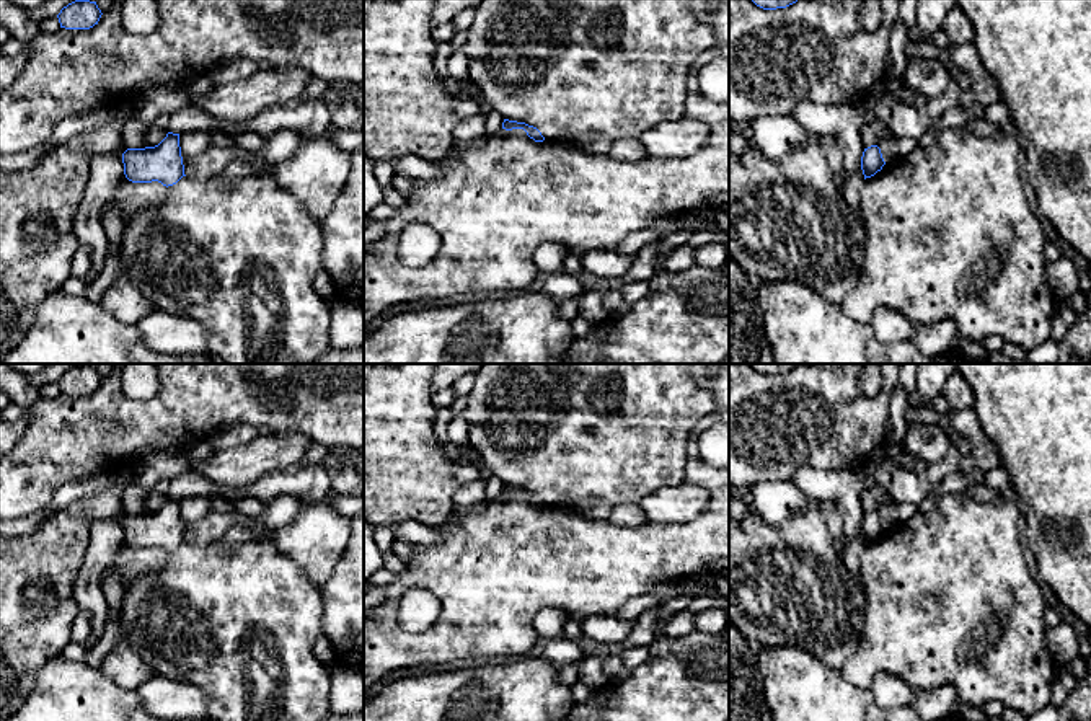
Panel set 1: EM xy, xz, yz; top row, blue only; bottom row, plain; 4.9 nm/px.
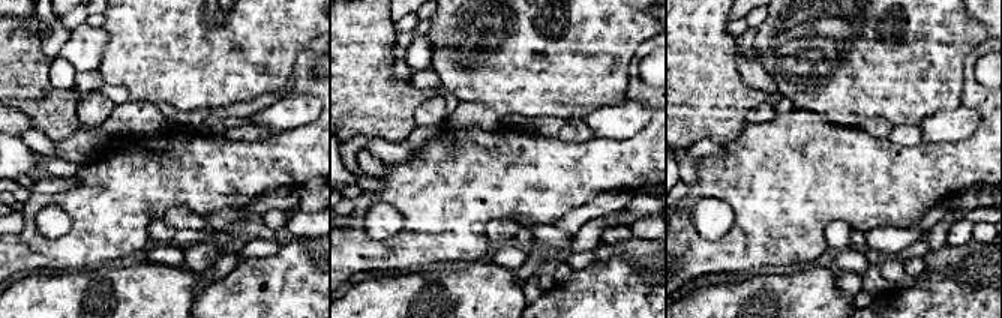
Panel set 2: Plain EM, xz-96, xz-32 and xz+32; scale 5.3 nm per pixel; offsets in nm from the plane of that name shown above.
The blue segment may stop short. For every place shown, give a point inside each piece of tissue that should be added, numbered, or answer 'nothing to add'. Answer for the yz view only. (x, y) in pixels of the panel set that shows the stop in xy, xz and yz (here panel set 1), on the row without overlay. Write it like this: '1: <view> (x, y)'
nothing to add

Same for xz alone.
nothing to add

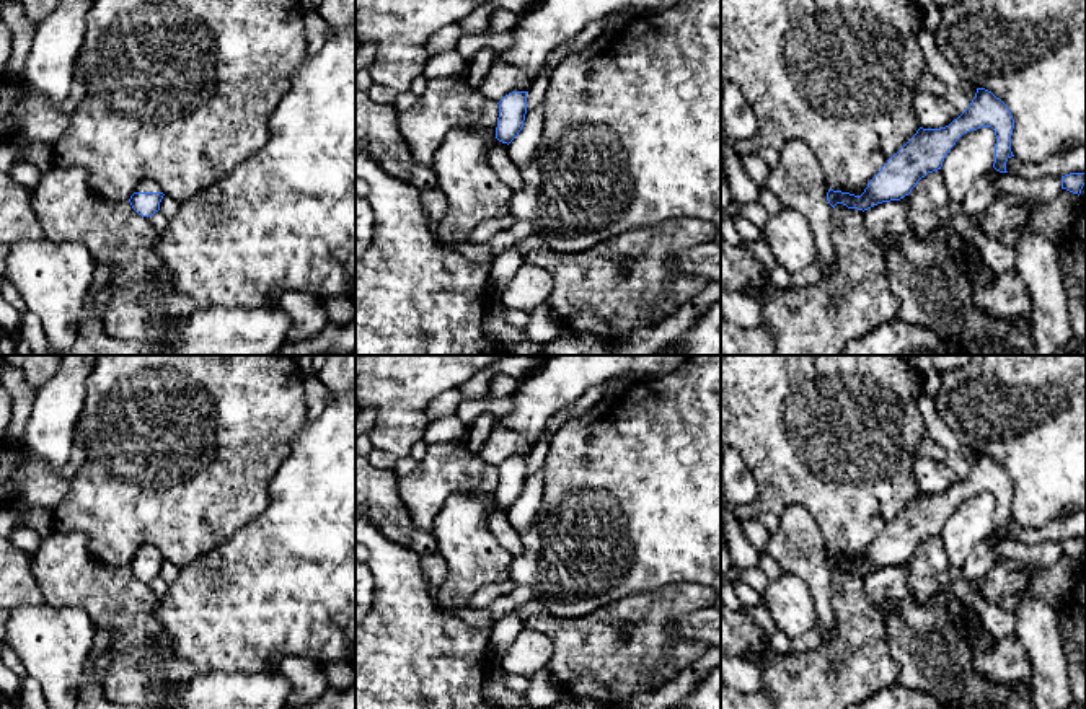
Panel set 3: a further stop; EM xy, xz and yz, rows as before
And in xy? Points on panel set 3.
1: xy (147, 550)

